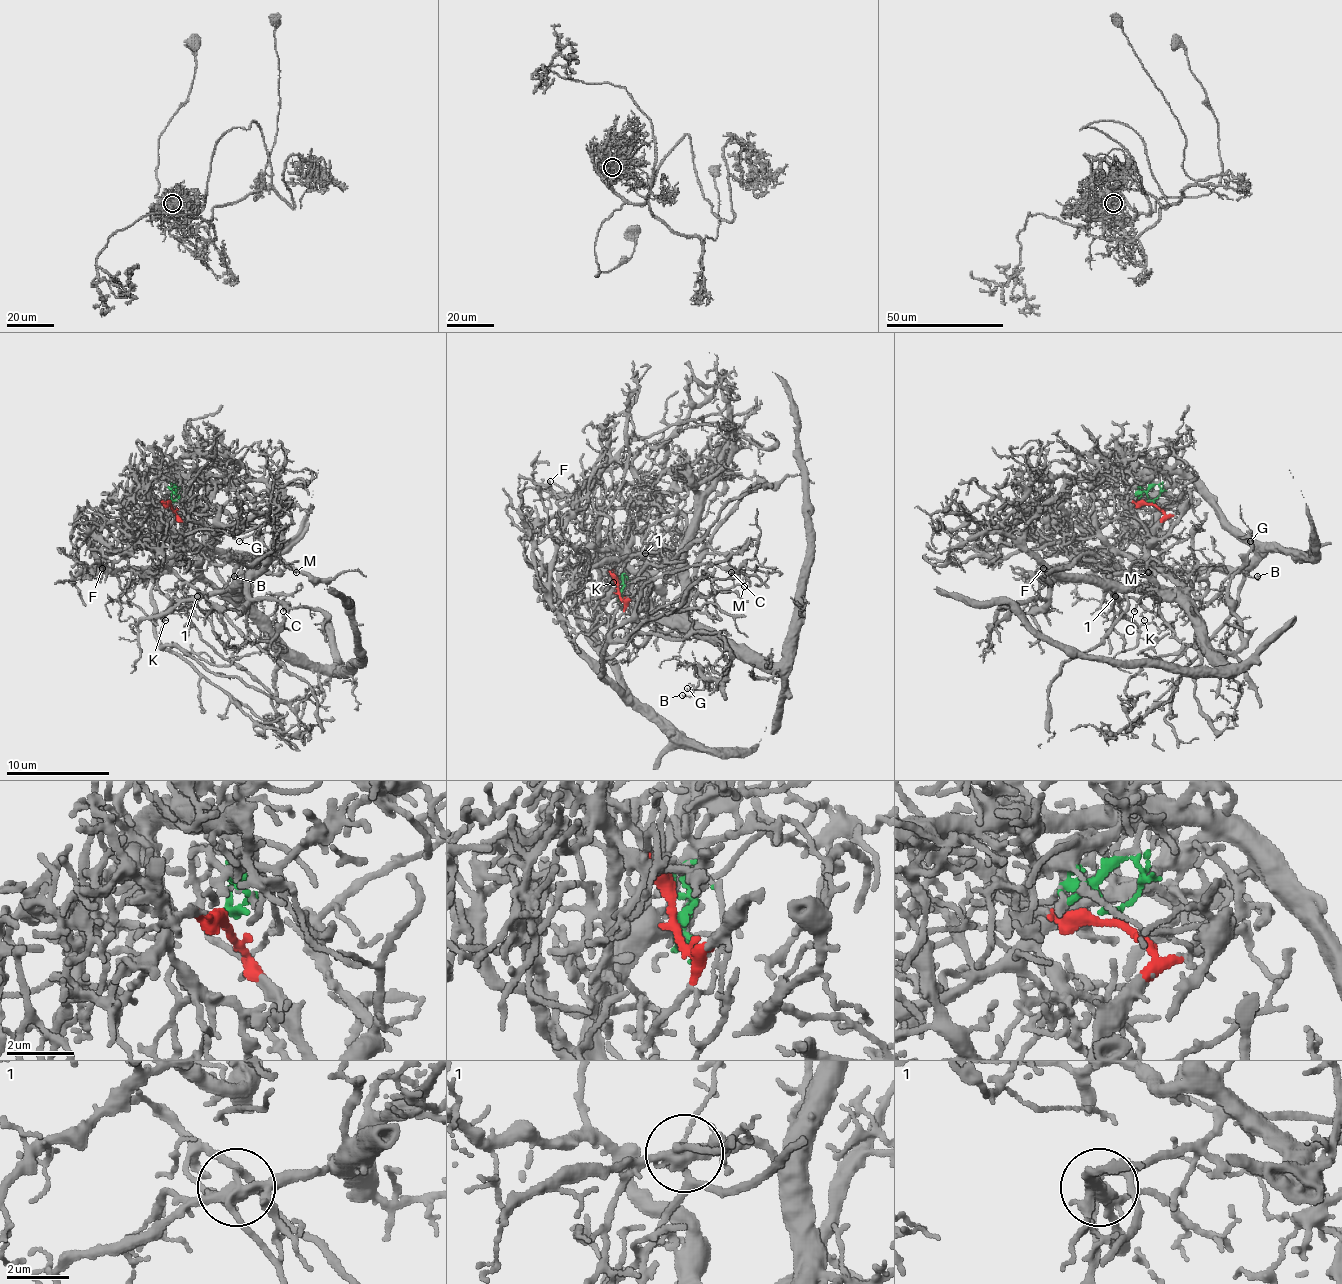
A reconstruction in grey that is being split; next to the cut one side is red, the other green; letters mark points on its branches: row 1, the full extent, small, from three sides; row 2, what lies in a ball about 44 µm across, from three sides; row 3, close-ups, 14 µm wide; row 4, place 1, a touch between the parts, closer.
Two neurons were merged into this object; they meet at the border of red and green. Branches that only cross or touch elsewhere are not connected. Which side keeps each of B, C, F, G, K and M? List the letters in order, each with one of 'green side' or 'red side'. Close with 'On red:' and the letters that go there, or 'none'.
B: red side
C: red side
F: green side
G: red side
K: red side
M: red side
On red: B, C, G, K, M

